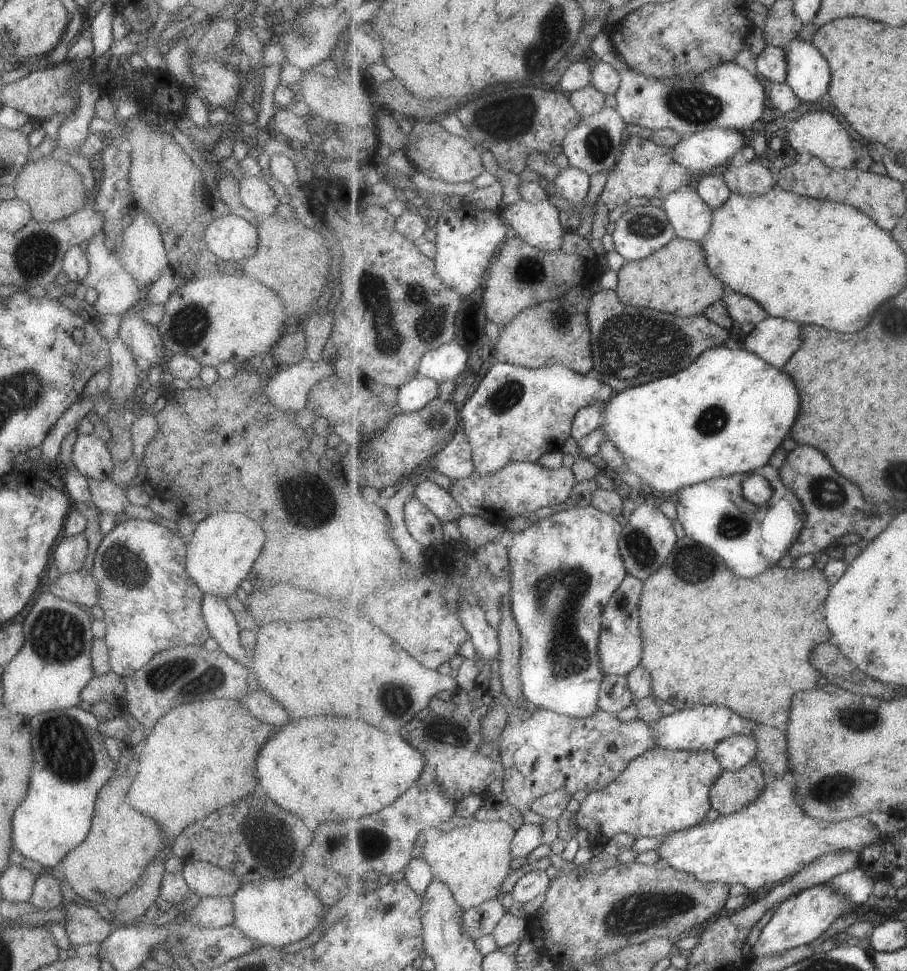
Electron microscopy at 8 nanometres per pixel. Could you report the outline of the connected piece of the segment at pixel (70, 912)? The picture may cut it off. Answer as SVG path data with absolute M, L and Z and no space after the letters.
M67 903L61 908L66 913L63 925L71 945L101 943L113 931L108 918L97 907Z

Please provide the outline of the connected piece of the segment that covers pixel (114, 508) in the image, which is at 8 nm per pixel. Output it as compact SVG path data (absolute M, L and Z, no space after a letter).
M108 477L104 480L89 480L88 492L90 502L99 511L108 511L118 518L122 517L123 508L129 504L126 498L126 490L113 483Z

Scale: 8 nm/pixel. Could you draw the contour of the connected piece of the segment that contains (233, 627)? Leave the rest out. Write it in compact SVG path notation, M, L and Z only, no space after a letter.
M205 594L201 615L208 634L217 642L218 649L245 667L247 652L240 644L241 627L227 608L226 600Z

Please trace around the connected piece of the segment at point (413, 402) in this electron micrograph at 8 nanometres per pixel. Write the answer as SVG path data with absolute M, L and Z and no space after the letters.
M415 376L410 382L398 387L396 411L409 413L420 410L439 395L439 383L431 378Z

